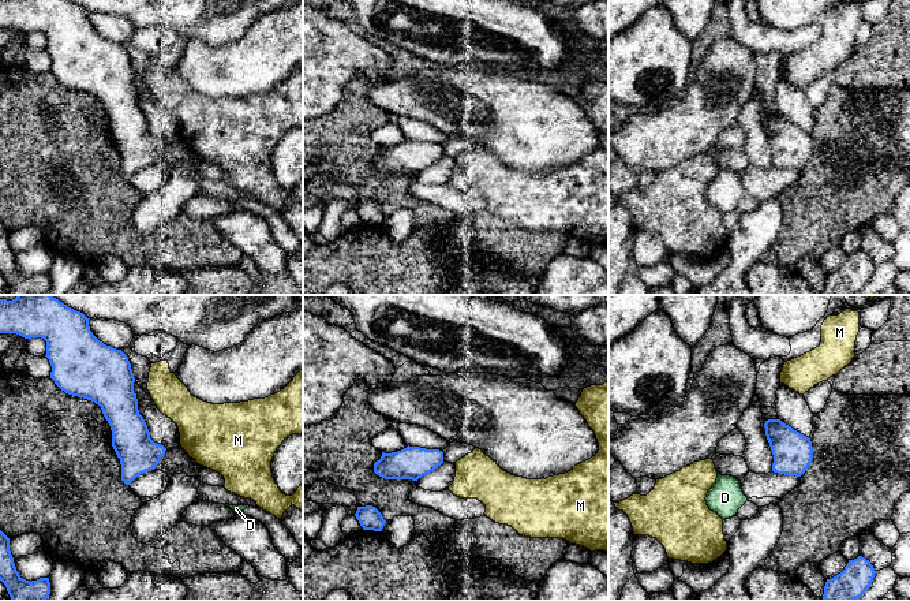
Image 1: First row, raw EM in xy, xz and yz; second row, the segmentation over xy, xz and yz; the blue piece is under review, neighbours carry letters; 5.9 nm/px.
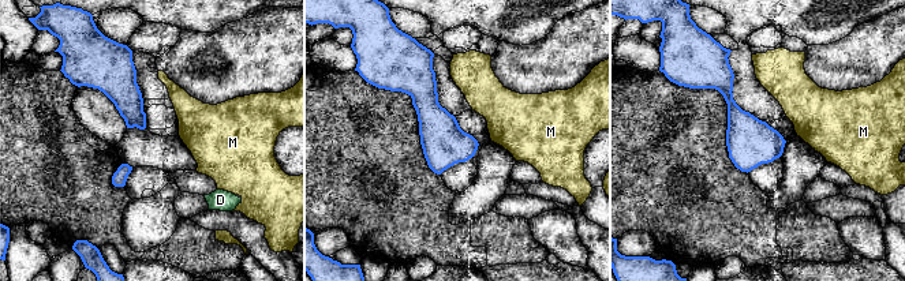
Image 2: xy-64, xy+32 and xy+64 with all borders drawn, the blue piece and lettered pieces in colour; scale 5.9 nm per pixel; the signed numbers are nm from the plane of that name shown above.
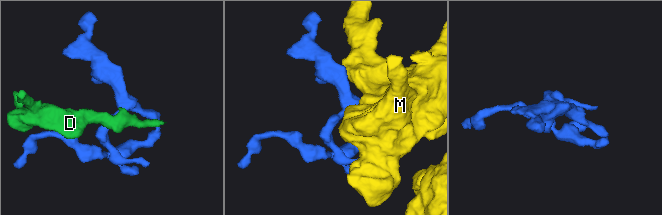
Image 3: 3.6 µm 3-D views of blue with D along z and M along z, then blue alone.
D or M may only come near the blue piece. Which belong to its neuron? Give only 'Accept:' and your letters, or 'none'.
Accept: M

